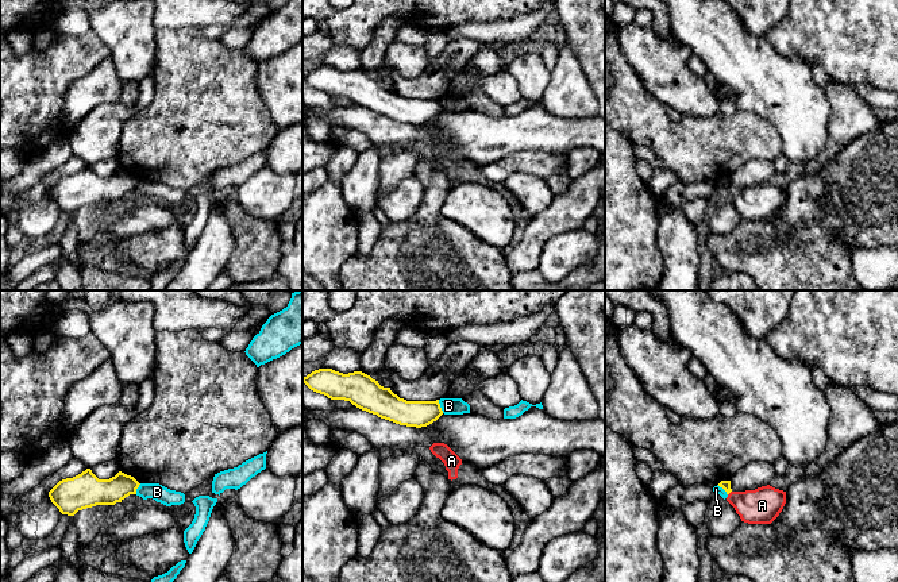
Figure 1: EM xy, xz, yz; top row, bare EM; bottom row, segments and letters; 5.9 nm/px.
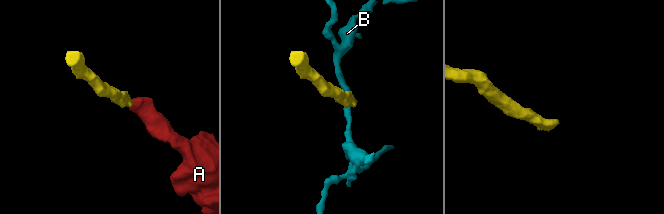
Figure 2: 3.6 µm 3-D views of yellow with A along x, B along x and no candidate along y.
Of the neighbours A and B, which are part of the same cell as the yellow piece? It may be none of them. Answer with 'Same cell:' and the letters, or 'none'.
Same cell: A

